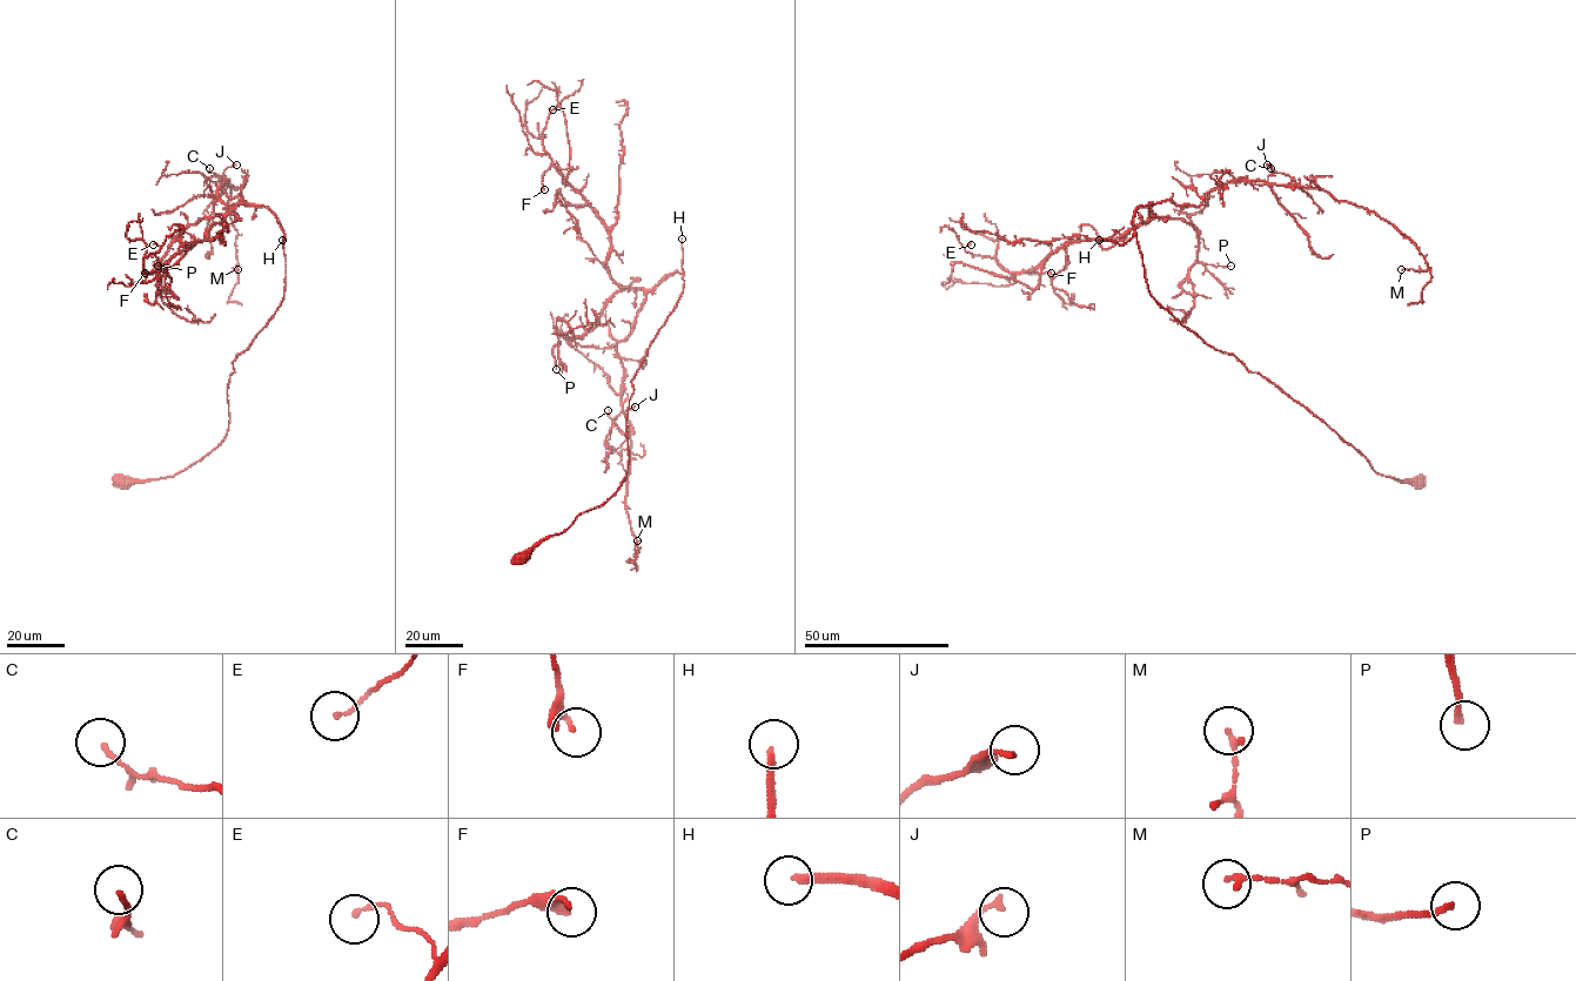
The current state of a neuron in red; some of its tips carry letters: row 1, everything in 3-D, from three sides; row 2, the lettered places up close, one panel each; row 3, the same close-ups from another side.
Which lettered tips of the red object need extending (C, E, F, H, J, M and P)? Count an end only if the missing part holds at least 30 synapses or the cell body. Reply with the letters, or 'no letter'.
H

